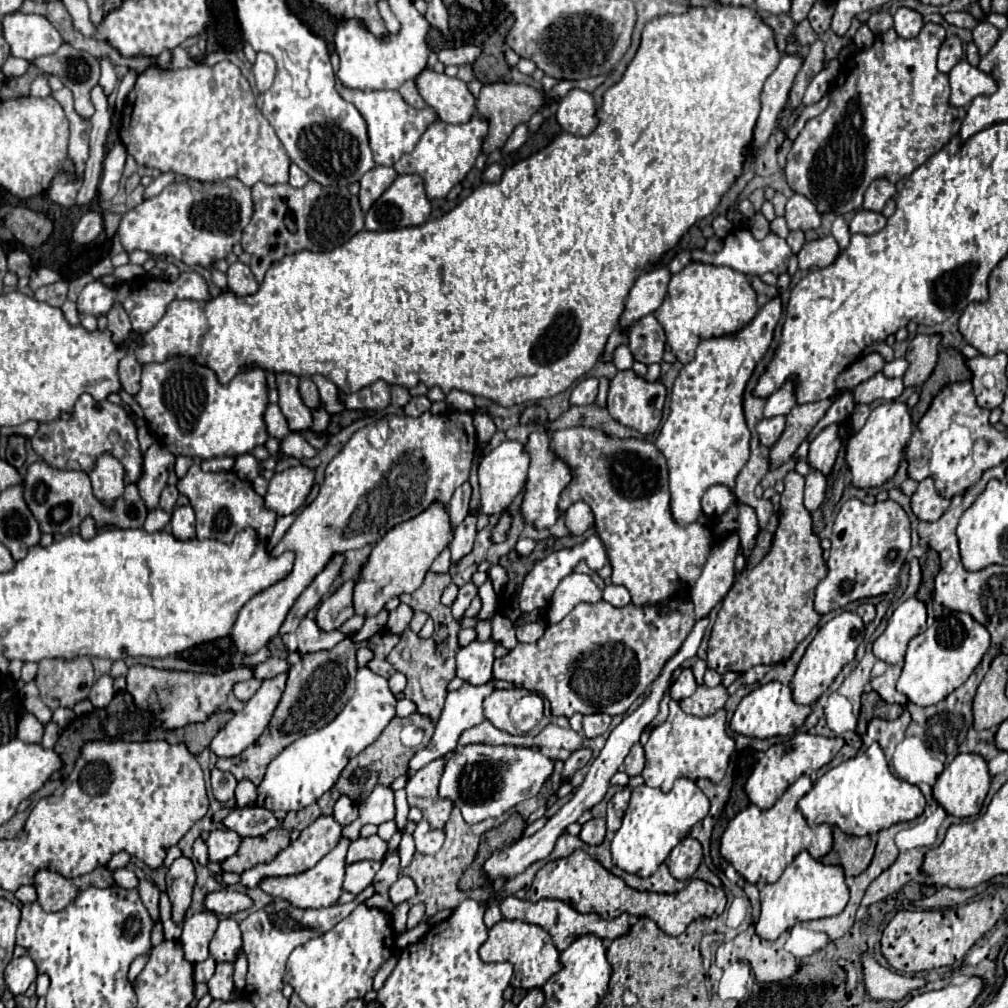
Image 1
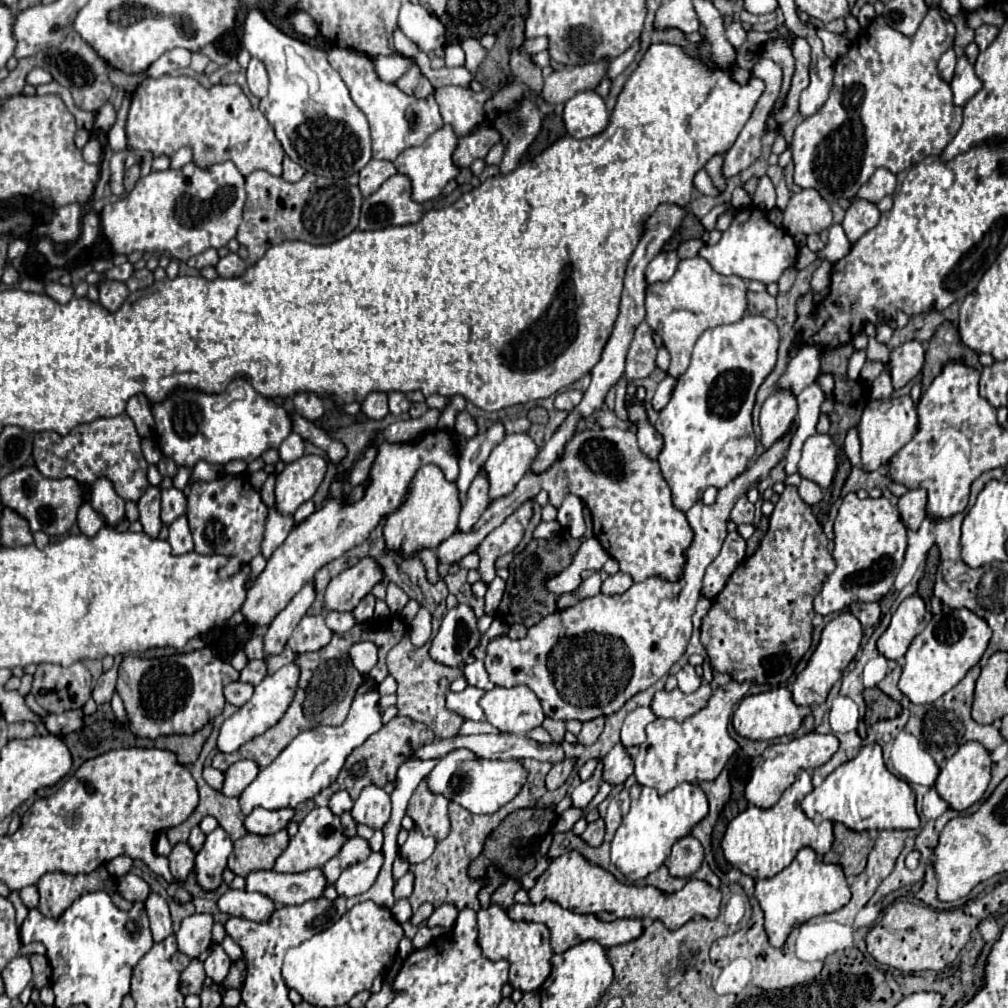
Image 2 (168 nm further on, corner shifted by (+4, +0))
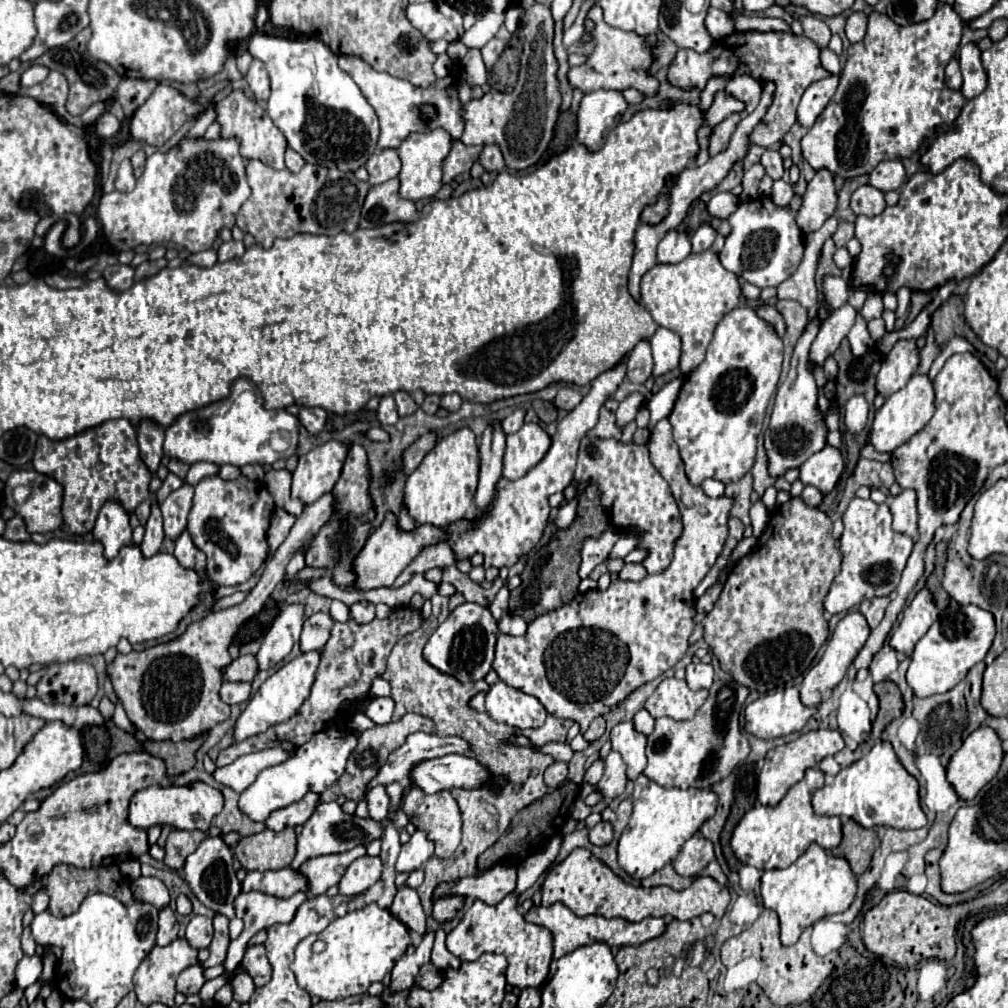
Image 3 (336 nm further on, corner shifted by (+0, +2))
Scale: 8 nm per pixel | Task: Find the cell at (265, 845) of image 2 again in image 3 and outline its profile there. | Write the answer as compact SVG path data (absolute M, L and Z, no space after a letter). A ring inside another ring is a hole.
M294 828L282 832L264 830L254 836L242 838L234 846L234 856L240 860L246 872L250 870L280 870L290 866L296 854Z

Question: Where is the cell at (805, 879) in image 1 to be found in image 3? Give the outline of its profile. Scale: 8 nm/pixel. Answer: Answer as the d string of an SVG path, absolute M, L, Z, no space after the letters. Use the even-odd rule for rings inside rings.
M810 844L792 866L784 870L766 870L762 874L762 902L778 914L780 940L784 946L792 946L802 930L812 926L816 920L844 912L854 902L856 892L857 879L848 862L838 856L828 856L818 844Z

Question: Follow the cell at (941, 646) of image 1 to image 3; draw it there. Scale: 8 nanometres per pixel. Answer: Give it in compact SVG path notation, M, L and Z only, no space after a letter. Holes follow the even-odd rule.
M974 604L948 606L948 610L938 616L938 620L930 626L926 636L914 648L912 662L906 674L908 686L914 690L914 696L926 698L952 690L960 680L964 680L974 664L984 660L986 652L992 646L994 634L994 616L990 612Z

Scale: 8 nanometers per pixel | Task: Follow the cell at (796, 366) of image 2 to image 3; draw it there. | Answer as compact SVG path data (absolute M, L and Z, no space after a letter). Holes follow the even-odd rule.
M846 302L842 308L834 310L822 324L816 340L810 346L810 354L808 354L808 368L812 370L814 366L822 366L824 360L834 354L834 350L840 346L842 338L846 338L846 334L850 332L850 328L854 326L856 320L856 310Z

